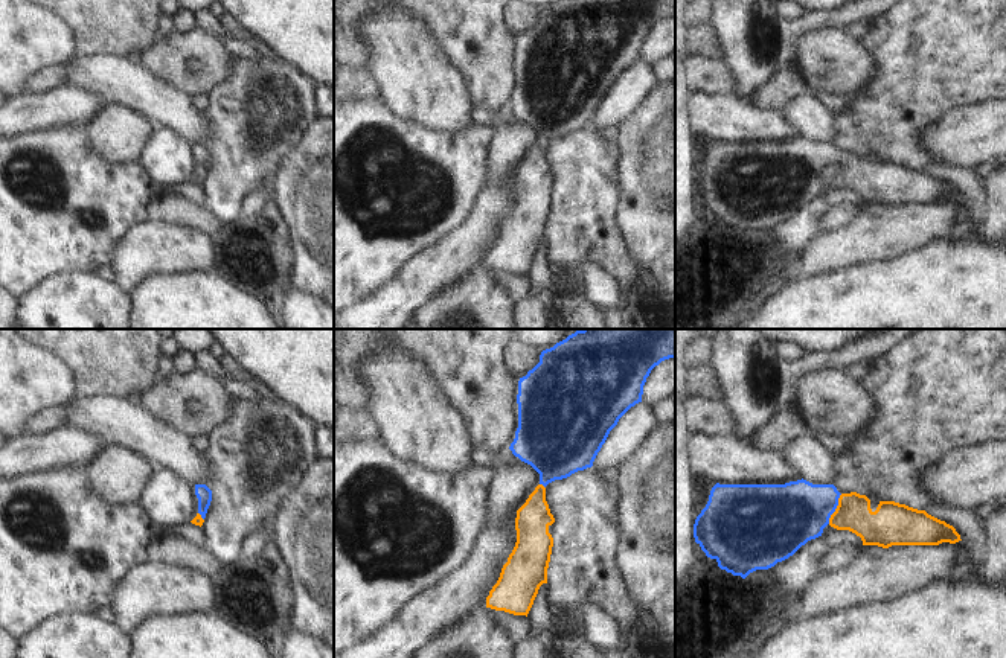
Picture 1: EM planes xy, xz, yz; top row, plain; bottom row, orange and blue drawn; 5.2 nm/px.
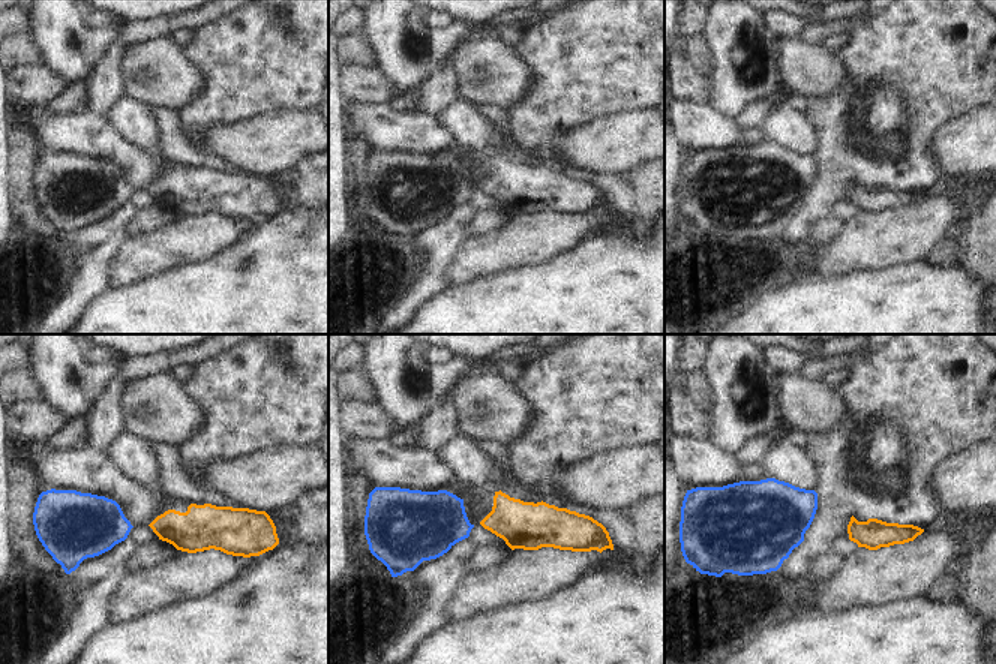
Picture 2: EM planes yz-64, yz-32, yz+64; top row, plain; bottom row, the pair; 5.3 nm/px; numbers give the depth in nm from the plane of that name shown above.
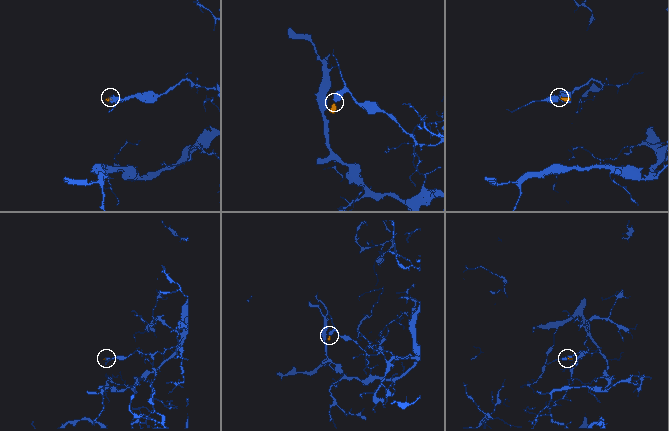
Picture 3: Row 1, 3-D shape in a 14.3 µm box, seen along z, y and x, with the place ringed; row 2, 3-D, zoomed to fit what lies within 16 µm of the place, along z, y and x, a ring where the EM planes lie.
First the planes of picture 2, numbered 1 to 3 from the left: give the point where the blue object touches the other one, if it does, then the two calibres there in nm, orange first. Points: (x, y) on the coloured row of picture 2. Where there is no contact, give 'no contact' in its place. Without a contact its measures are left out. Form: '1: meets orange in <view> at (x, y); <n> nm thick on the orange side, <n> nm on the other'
1: no contact
2: no contact
3: no contact

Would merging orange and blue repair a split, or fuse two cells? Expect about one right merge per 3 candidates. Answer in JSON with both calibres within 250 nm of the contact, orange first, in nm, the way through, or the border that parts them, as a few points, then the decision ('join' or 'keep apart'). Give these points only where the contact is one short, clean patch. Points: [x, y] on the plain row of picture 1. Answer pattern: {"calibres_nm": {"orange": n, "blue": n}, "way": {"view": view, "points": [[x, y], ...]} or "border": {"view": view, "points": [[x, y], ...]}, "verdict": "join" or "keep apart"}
{"calibres_nm": {"orange": 190, "blue": 340}, "way": {"view": "yz", "points": [[854, 172], [836, 168], [790, 174]]}, "verdict": "join"}

